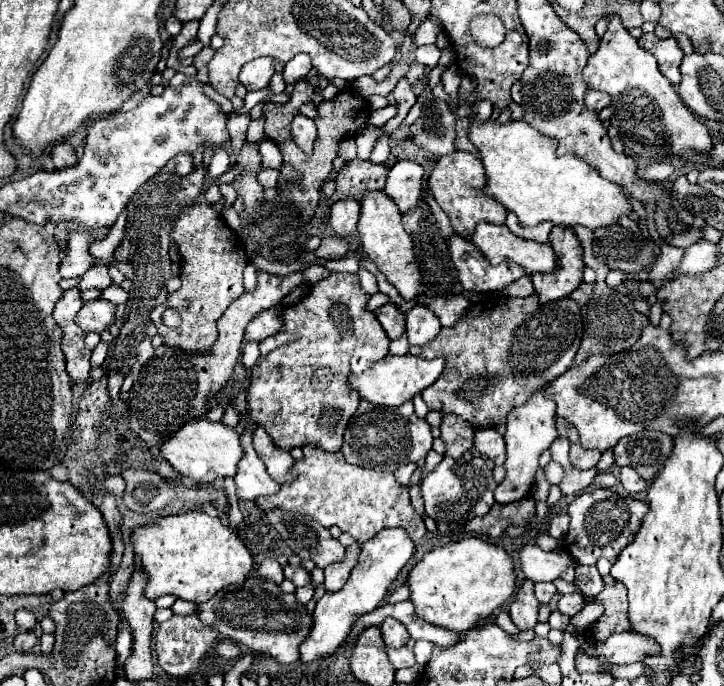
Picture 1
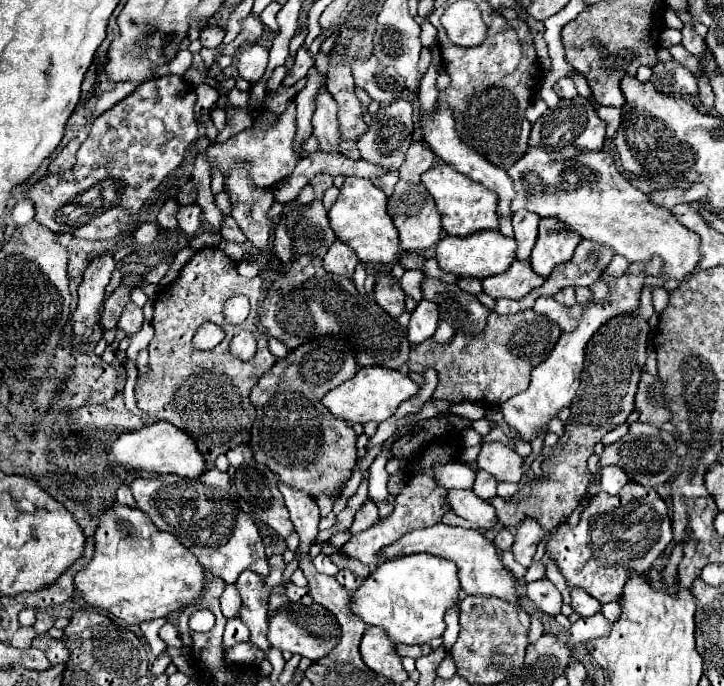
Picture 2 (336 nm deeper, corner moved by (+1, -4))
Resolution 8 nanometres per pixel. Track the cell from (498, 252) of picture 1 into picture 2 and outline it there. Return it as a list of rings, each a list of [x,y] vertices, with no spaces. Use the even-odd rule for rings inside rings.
[[[483,230],[475,232],[465,238],[445,236],[435,250],[435,258],[443,272],[451,272],[457,276],[471,276],[471,278],[489,278],[507,272],[507,268],[517,260],[517,240],[503,236],[499,230]]]

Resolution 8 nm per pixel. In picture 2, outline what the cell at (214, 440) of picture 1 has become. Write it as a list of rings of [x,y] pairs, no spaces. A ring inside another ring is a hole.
[[[155,422],[151,426],[143,426],[137,432],[121,434],[111,446],[109,460],[123,468],[145,470],[151,474],[177,474],[183,478],[199,478],[207,466],[203,454],[197,450],[195,440],[191,440],[191,436],[175,428],[171,422]]]

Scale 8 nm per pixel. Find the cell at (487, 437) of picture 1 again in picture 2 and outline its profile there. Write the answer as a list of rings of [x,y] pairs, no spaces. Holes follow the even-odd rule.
[[[483,442],[477,456],[477,466],[499,482],[519,482],[521,480],[523,458],[501,442]]]

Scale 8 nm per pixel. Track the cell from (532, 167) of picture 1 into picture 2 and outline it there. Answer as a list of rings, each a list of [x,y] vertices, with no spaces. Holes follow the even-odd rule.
[[[529,146],[527,152],[525,152],[525,156],[521,156],[521,158],[507,170],[507,174],[509,174],[509,176],[513,178],[513,182],[515,182],[515,198],[513,198],[513,202],[511,202],[511,210],[513,210],[513,212],[523,208],[523,210],[529,210],[529,212],[539,214],[541,218],[555,218],[555,220],[559,220],[565,228],[575,230],[577,234],[581,234],[581,238],[595,240],[595,242],[599,242],[599,244],[609,244],[609,246],[615,250],[615,254],[625,256],[629,262],[647,262],[651,256],[661,256],[663,262],[665,262],[665,266],[663,266],[663,278],[665,278],[665,280],[679,280],[679,282],[685,280],[687,276],[691,276],[691,272],[695,270],[695,266],[697,266],[697,262],[699,262],[699,236],[697,236],[695,232],[691,232],[689,228],[685,228],[683,224],[679,224],[671,212],[667,212],[667,210],[661,208],[661,206],[651,204],[651,200],[649,200],[641,190],[633,188],[633,186],[621,176],[621,172],[617,170],[615,160],[613,160],[613,156],[611,156],[609,152],[603,152],[603,150],[597,150],[597,152],[581,152],[579,156],[573,156],[573,158],[569,158],[569,160],[553,160],[553,158],[551,158],[551,152],[549,152],[547,148],[543,148],[543,146]]]

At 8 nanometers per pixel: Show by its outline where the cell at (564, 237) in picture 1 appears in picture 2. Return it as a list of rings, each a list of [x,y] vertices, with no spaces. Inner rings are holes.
[[[543,218],[539,224],[539,238],[529,258],[531,268],[543,278],[551,276],[559,264],[565,264],[573,258],[579,242],[581,236],[577,232],[563,228],[563,224],[553,218]]]

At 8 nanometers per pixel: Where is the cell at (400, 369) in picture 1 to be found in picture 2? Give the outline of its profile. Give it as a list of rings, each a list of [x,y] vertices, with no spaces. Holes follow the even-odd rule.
[[[367,366],[367,368],[361,368],[355,374],[355,378],[347,380],[341,386],[337,386],[335,390],[327,392],[321,402],[325,408],[329,408],[329,412],[333,416],[343,418],[349,424],[355,424],[351,420],[383,422],[395,414],[395,410],[399,408],[399,404],[403,400],[409,400],[413,394],[417,394],[417,390],[419,390],[419,386],[407,376],[407,372],[389,370],[383,366]]]

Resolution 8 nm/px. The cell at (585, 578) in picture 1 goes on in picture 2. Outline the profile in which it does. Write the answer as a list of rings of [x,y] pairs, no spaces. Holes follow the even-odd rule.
[[[573,588],[571,590],[571,608],[579,616],[593,616],[601,610],[601,604],[593,596],[587,596],[587,592],[583,592],[583,588]]]

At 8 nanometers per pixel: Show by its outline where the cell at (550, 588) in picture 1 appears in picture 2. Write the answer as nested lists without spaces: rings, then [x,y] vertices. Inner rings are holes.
[[[541,578],[537,582],[527,584],[527,598],[535,608],[539,608],[545,614],[559,614],[561,610],[561,594],[555,588],[555,584],[547,578]]]

